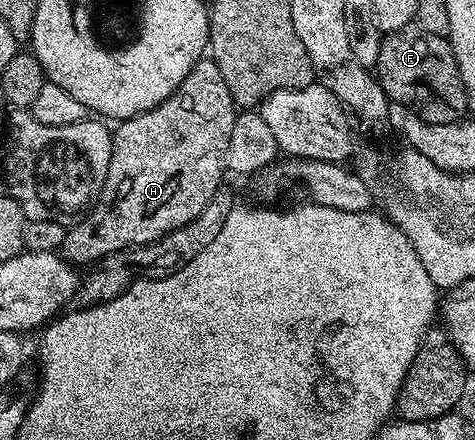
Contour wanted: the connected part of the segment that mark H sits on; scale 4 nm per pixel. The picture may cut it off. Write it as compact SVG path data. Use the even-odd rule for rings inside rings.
M201 57L194 65L194 69L190 69L190 73L186 73L186 77L182 81L180 88L170 97L166 97L166 101L162 101L154 109L143 111L141 115L135 115L134 117L123 120L117 126L120 128L115 128L112 131L110 169L108 170L108 176L102 185L99 195L96 196L87 214L79 221L76 221L81 221L81 223L73 222L71 224L73 227L69 226L64 232L64 245L62 248L64 258L73 265L81 265L80 263L95 265L110 253L118 253L119 251L125 251L128 247L141 247L147 243L153 243L170 233L174 233L178 229L182 229L182 225L190 225L190 221L194 221L194 217L201 215L206 209L206 205L210 205L210 197L214 197L216 190L225 182L224 175L226 176L226 172L228 171L228 166L226 165L226 149L230 145L230 133L234 129L234 121L236 120L237 114L237 105L230 97L230 89L226 89L226 81L222 81L222 73L218 69L218 65L211 57Z

